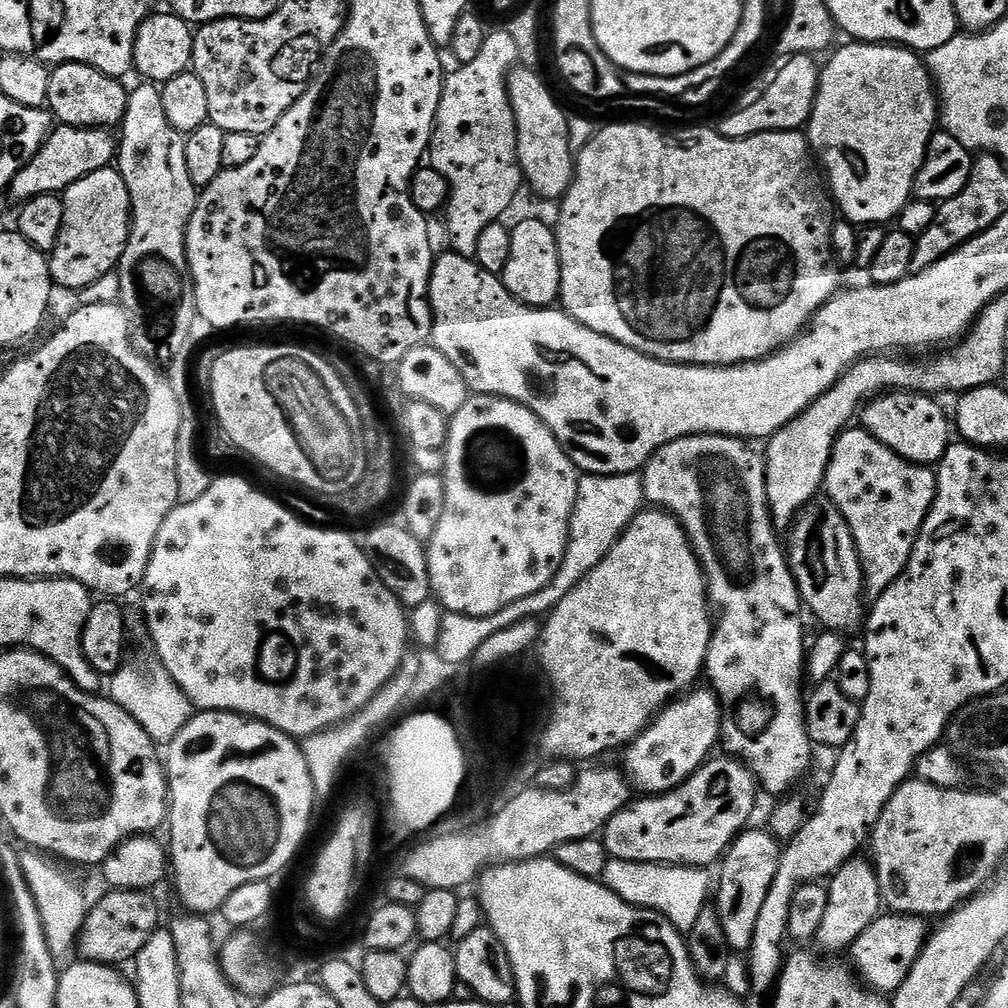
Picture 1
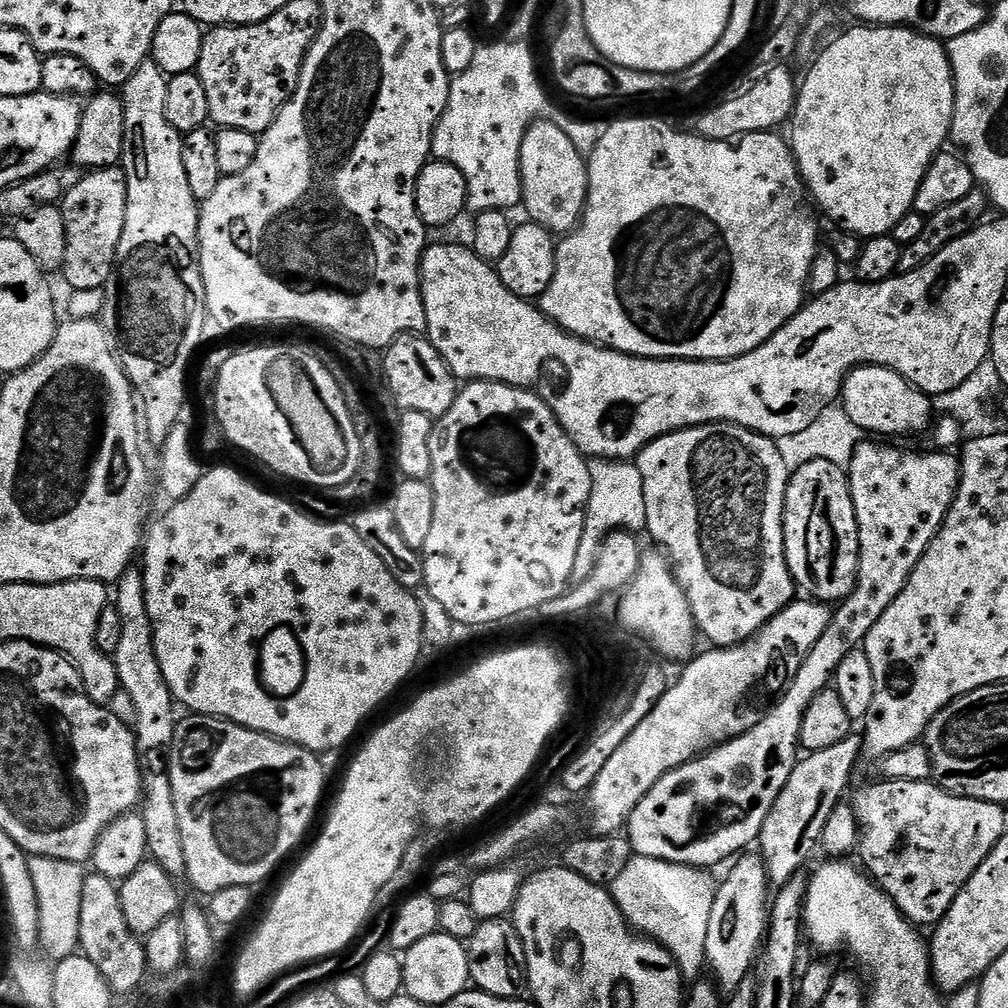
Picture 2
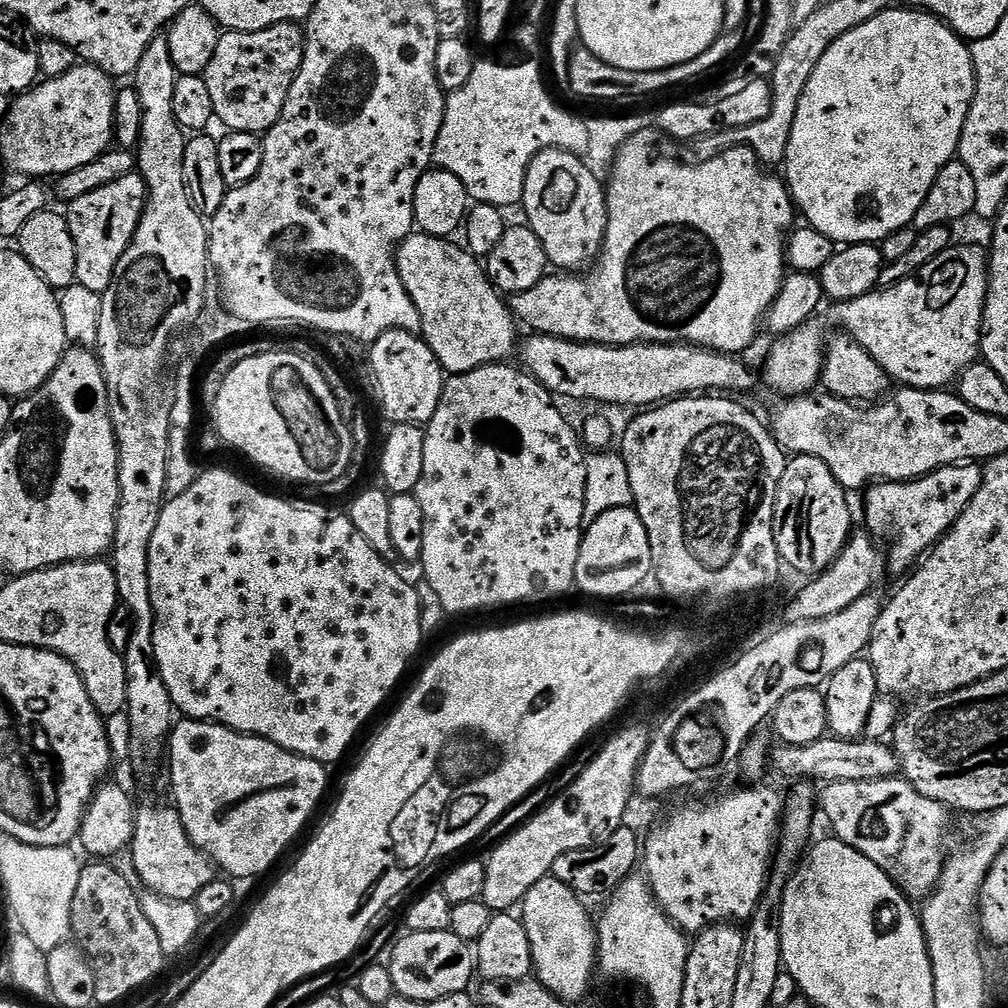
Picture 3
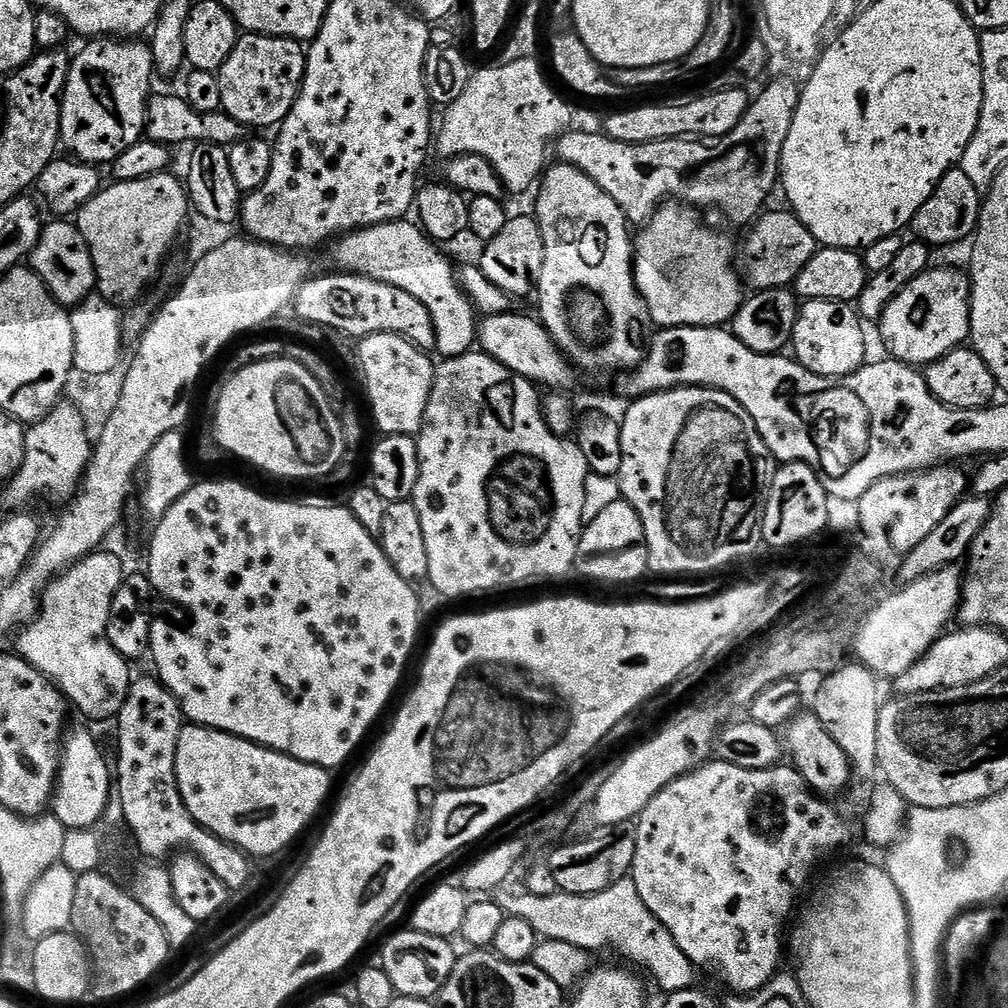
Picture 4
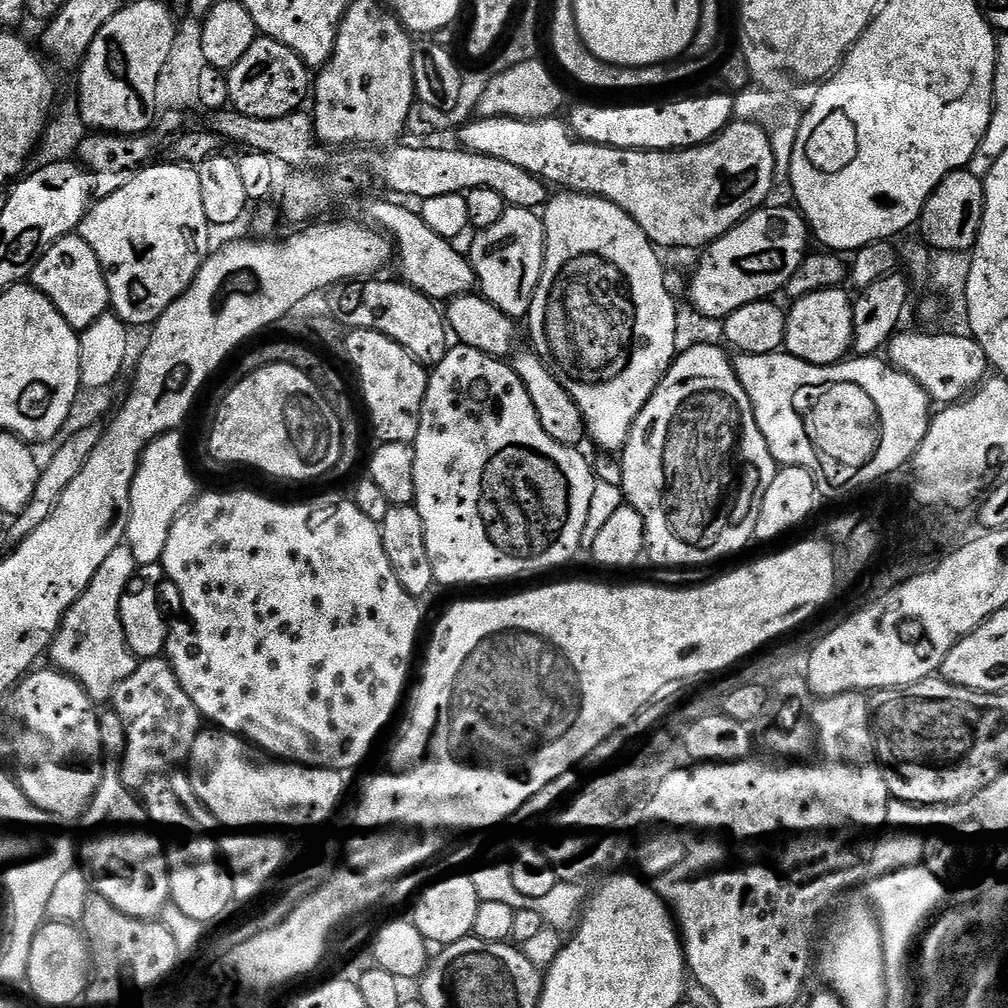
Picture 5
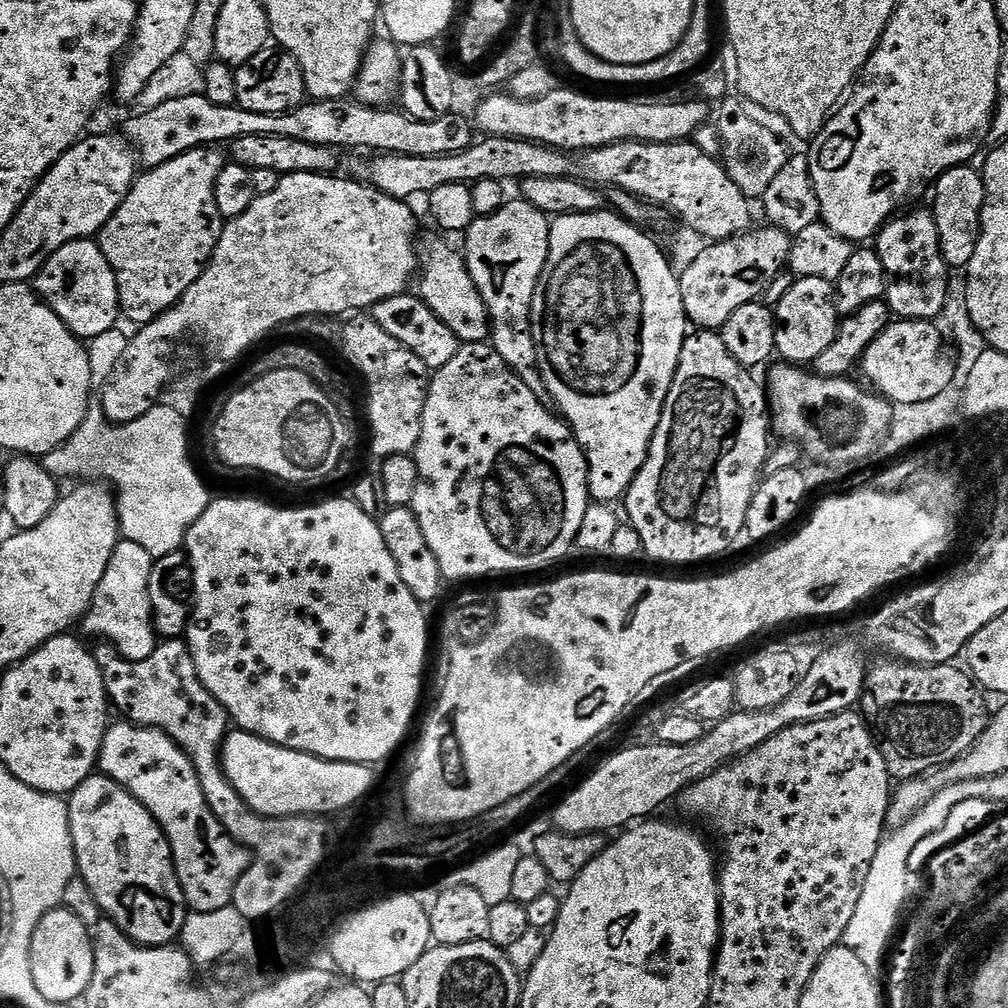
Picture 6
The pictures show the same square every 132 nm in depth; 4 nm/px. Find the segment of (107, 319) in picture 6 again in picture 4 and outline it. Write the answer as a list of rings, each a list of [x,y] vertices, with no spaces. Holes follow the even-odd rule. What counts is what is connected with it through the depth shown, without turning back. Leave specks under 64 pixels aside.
[[[56,218],[51,222],[53,224],[45,223],[40,229],[40,237],[30,257],[30,267],[48,287],[57,304],[75,306],[96,292],[94,258],[90,254],[90,246],[86,246],[86,238],[82,238],[75,223],[64,218]]]

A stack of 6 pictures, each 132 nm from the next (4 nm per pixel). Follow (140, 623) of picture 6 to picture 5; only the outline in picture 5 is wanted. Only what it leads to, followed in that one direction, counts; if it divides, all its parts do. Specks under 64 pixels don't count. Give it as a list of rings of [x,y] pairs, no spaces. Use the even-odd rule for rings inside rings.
[[[127,546],[114,549],[110,558],[98,566],[98,574],[94,574],[88,589],[76,599],[74,606],[70,606],[50,645],[51,663],[76,679],[94,702],[111,701],[114,690],[134,674],[138,663],[126,642],[120,617],[122,594],[137,572],[132,551]]]

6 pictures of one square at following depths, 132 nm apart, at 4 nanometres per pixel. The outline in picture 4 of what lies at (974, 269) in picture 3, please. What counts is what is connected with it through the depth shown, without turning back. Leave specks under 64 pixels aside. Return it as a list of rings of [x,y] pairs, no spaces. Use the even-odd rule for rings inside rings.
[[[931,268],[923,272],[886,310],[880,315],[878,327],[884,344],[888,347],[887,355],[894,360],[913,366],[927,366],[941,360],[969,339],[972,331],[972,282],[969,273],[963,268]]]

